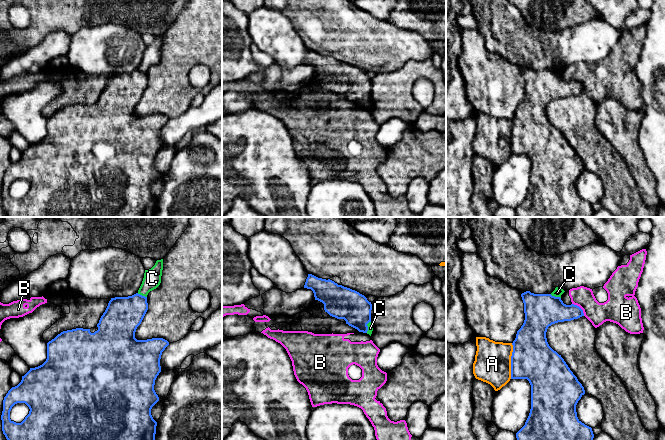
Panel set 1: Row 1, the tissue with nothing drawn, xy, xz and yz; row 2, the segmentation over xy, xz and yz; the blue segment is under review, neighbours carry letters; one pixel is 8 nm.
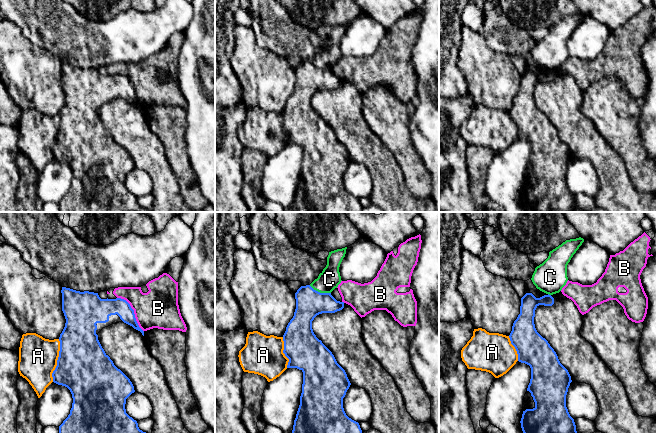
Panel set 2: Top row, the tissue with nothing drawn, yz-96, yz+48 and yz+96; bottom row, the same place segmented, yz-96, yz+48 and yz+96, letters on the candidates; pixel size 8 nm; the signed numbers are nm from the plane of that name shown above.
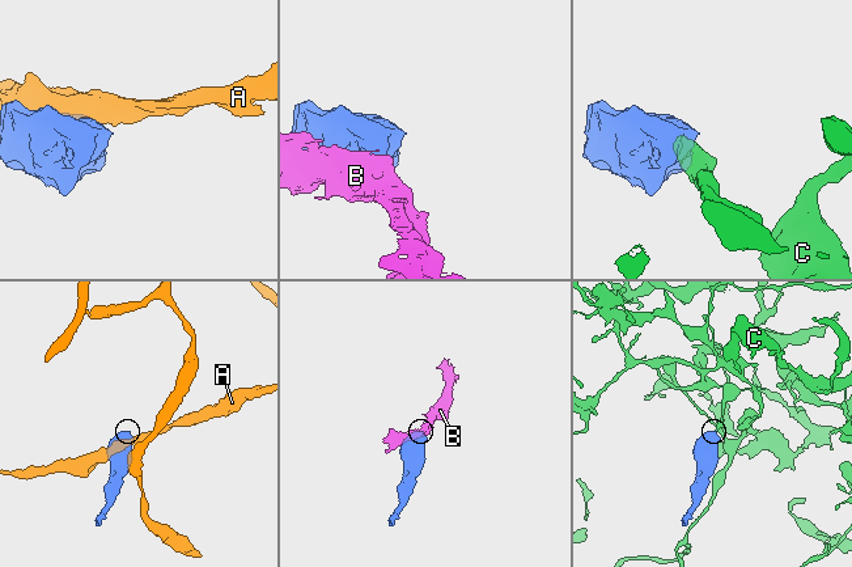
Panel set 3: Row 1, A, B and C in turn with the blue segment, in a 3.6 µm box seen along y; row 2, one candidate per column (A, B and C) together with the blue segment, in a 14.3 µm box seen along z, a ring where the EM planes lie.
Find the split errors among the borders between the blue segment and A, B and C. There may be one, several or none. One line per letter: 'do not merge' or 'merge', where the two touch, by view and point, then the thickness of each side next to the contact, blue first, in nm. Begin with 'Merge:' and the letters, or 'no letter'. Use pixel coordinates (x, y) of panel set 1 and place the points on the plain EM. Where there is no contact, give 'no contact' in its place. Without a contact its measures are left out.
Merge: no letter
A: do not merge; meets blue in yz at (511, 137); 340 nm thick on the blue side, 300 nm on the other
B: do not merge; meets blue in yz at (580, 84); 220 nm thick on the blue side, 180 nm on the other
C: do not merge; meets blue in yz at (554, 72); 280 nm thick on the blue side, 70 nm on the other

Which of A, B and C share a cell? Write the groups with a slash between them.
A / B / C

